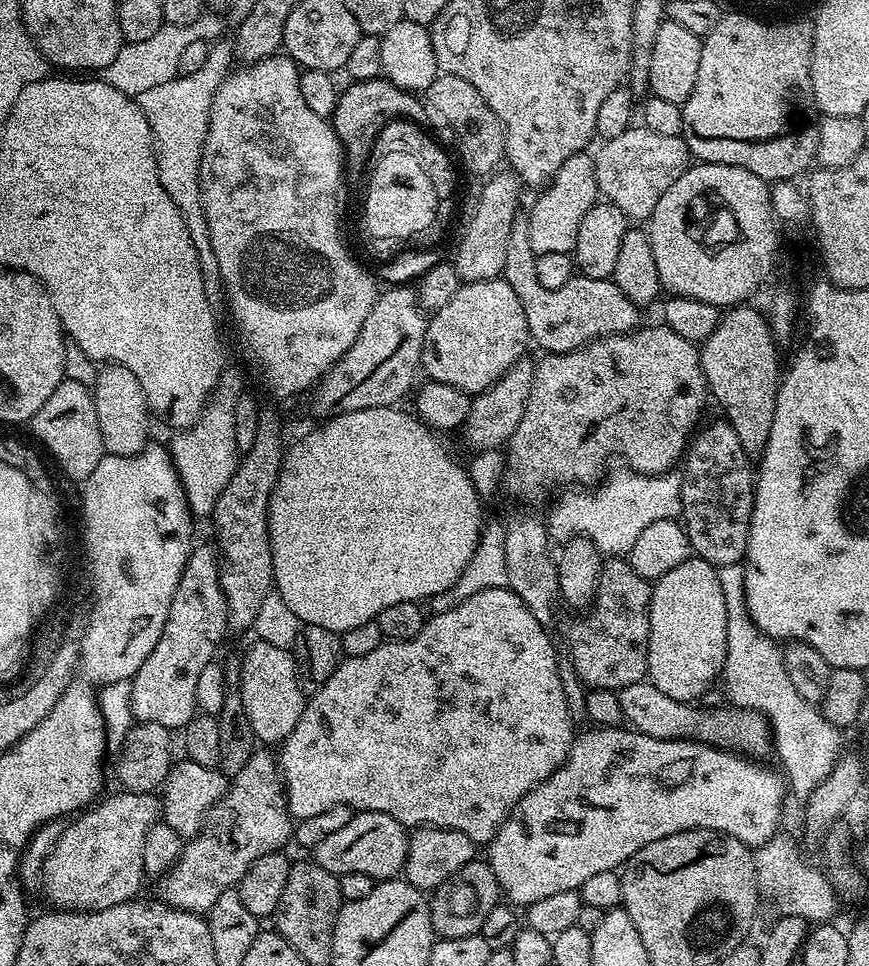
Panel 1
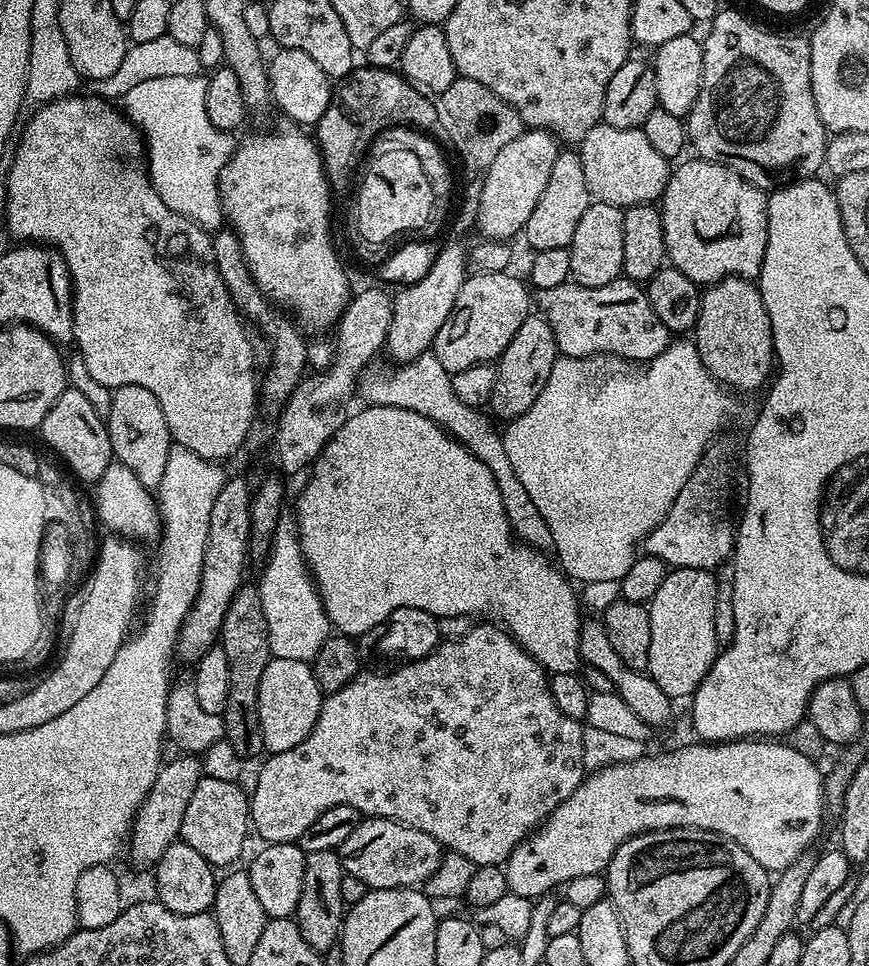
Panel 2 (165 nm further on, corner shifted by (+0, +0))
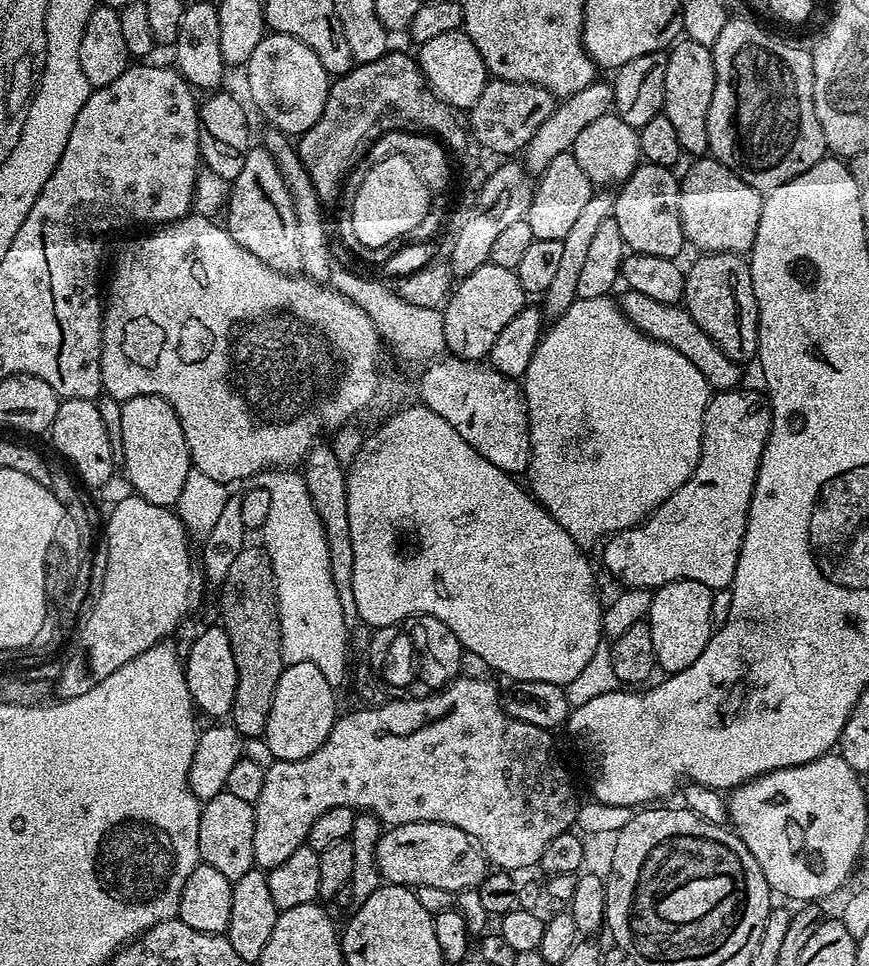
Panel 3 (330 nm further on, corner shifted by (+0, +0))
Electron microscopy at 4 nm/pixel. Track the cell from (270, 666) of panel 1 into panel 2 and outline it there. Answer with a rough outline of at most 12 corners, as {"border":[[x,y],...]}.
{"border":[[269,659],[258,722],[269,753],[294,750],[318,722],[309,661]]}

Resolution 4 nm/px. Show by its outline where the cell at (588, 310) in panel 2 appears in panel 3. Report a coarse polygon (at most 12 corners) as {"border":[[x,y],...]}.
{"border":[[619,297],[642,334],[694,362],[709,389],[741,383],[741,365],[680,304]]}

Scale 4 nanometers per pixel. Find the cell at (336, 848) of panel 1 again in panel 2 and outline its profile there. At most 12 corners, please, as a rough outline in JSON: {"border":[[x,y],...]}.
{"border":[[361,819],[338,851],[368,890],[422,886],[442,845],[396,820]]}

